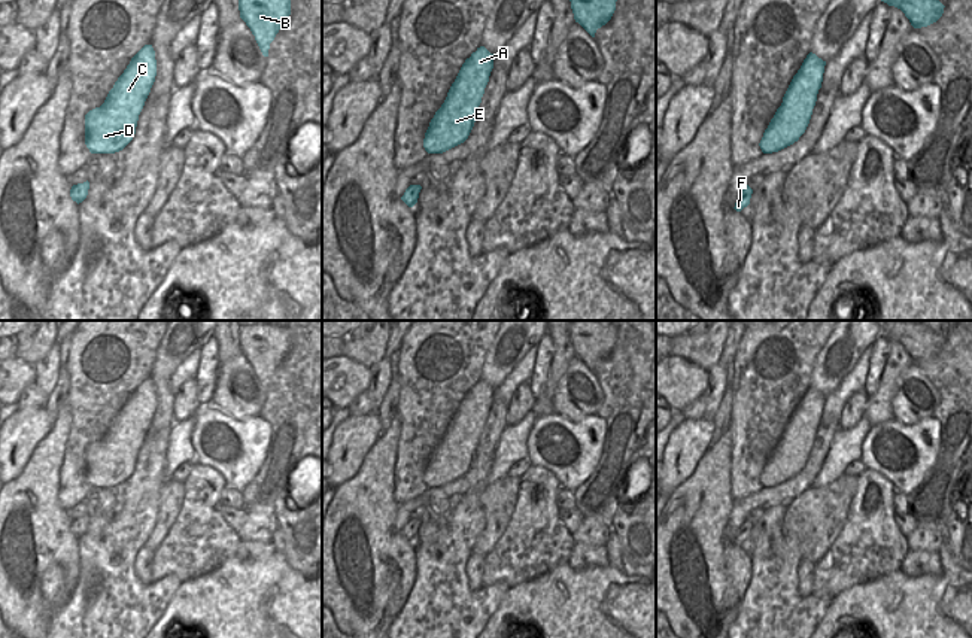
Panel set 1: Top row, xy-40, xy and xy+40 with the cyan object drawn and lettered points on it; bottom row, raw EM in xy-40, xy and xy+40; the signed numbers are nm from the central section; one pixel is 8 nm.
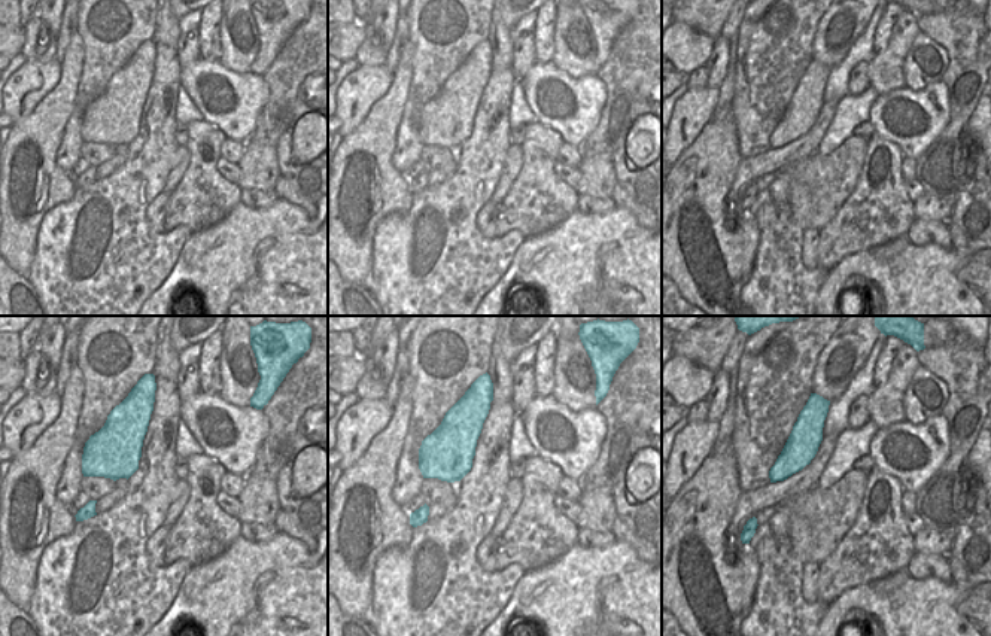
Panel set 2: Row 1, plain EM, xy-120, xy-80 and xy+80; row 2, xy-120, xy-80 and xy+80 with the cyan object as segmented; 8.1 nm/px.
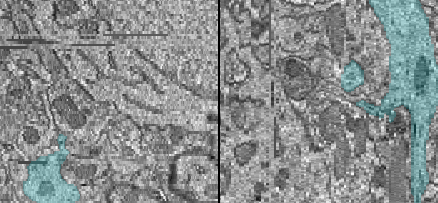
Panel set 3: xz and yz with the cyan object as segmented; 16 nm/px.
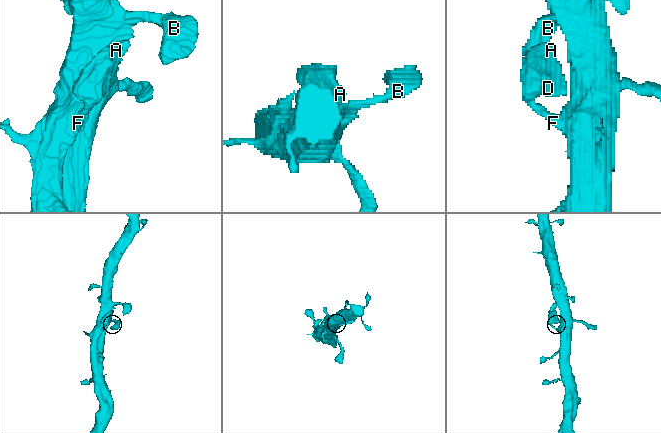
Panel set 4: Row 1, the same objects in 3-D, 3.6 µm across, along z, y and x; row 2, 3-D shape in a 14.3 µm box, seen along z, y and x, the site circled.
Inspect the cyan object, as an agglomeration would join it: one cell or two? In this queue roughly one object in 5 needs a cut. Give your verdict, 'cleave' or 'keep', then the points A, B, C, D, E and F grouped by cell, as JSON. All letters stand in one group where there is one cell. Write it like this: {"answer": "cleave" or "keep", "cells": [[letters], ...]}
{"answer": "keep", "cells": [["A", "B", "C", "D", "E", "F"]]}

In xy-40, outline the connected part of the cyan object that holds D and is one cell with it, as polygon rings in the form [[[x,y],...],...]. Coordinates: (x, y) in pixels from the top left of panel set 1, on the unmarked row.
[[[145,379],[118,411],[104,437],[85,449],[85,478],[91,487],[115,487],[133,474],[155,410],[155,385],[152,379]]]

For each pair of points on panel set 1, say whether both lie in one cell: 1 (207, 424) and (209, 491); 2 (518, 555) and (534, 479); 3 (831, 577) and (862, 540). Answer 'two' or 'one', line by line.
1: two
2: one
3: one

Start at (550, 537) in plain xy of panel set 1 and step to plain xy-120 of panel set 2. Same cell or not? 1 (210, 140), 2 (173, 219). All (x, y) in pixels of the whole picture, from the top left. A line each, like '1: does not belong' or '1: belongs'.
1: belongs
2: belongs

